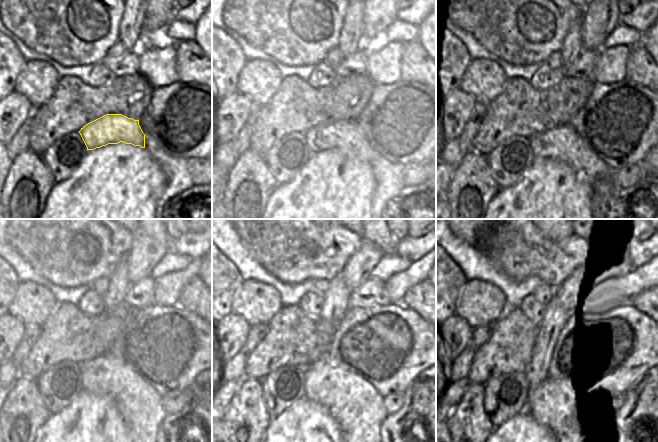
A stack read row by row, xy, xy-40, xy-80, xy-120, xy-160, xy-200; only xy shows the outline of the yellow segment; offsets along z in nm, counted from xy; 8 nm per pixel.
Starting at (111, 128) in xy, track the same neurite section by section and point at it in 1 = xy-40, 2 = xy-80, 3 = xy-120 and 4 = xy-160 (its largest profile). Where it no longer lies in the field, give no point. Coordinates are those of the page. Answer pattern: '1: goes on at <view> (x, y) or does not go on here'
1: goes on at xy-40 (344, 135)
2: goes on at xy-80 (562, 143)
3: goes on at xy-120 (104, 375)
4: goes on at xy-160 (352, 402)

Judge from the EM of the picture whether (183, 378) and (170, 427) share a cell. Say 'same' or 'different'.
different

